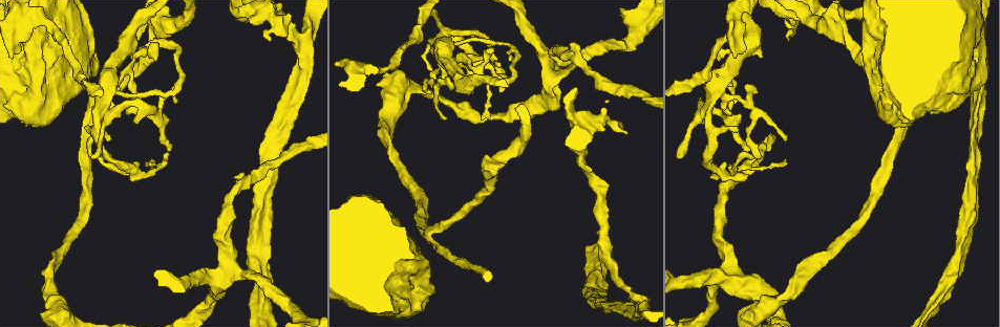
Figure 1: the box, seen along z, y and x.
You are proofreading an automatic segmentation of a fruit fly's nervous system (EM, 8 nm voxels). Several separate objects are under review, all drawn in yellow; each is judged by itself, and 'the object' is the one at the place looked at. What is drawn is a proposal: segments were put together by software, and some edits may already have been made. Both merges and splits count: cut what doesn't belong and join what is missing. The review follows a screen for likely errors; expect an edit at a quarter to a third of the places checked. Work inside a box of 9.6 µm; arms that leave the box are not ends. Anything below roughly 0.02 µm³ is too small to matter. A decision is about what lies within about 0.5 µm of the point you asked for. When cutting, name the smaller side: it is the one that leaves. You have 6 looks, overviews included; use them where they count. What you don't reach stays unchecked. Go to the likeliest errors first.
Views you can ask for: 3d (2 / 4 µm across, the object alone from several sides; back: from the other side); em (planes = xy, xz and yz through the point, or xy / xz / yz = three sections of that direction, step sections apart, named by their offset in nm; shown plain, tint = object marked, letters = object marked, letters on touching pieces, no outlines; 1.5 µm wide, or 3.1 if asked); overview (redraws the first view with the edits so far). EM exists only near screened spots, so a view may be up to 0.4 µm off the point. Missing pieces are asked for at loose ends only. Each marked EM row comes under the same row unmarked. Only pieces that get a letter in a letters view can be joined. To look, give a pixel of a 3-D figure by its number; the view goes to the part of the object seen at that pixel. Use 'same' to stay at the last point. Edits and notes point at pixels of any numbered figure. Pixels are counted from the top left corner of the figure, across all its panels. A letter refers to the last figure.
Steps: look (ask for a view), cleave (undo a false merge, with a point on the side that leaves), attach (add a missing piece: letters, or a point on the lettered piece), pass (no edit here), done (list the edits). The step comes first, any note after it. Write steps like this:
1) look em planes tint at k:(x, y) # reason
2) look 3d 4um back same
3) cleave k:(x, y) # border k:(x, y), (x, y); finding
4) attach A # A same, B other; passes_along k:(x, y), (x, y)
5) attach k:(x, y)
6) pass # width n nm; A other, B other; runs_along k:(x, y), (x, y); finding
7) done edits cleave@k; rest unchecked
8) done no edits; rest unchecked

look em planes letters at 1:(236, 176)

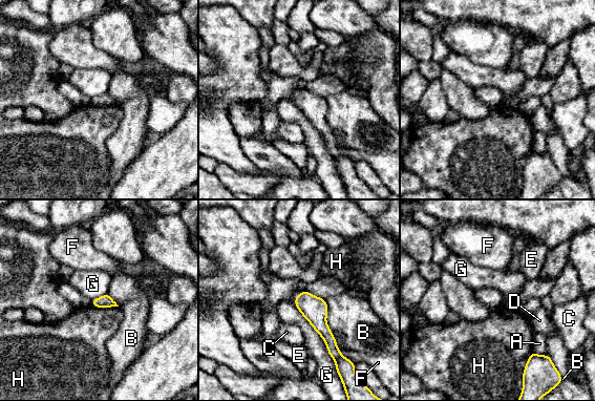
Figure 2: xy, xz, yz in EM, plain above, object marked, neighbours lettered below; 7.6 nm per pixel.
pass # A other, B other, C other, D other, E other, F other, G other, H other; none of them fits

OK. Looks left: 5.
look em 3.1um planes letters at 1:(45, 114) # sudden change in width

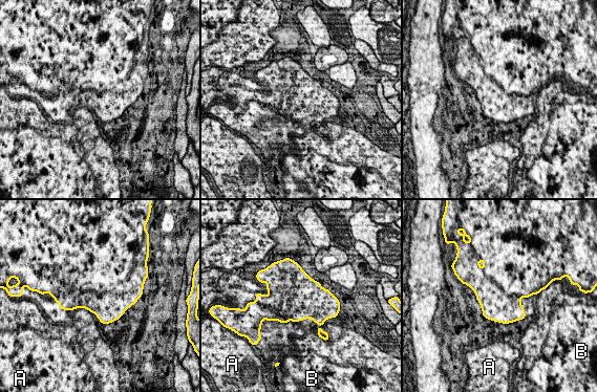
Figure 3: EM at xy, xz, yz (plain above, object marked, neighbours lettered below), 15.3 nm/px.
pass # width 600 nm; A other, B other; border 3:(77, 307), (85, 307), (90, 312); all the same neuron

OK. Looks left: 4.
look em planes letters at 1:(16, 51) # free end

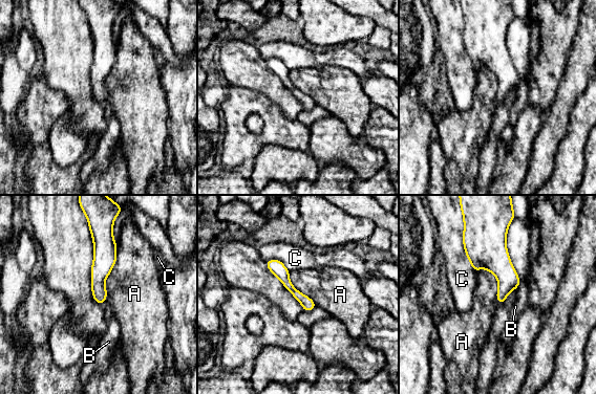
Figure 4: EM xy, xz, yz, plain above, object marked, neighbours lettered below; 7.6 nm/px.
pass # longest_contact A 460 nm; A other, B other, C other; border 4:(118, 246), (102, 304); no lettered piece goes on from it

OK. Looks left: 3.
done no edits; rest unchecked

